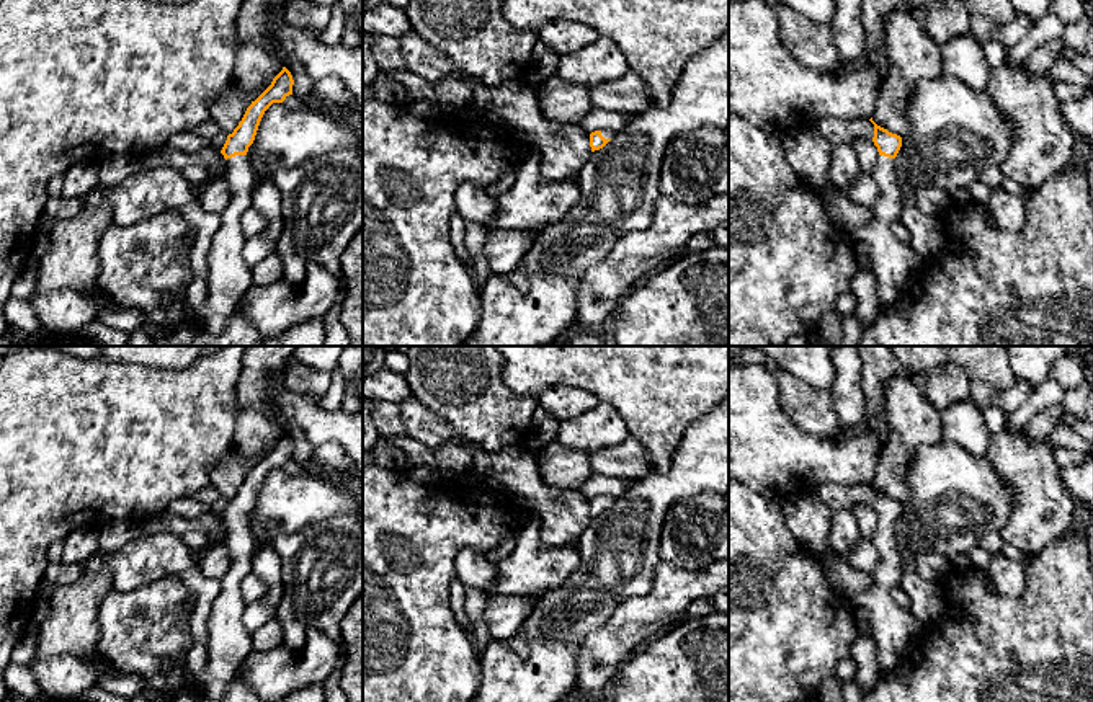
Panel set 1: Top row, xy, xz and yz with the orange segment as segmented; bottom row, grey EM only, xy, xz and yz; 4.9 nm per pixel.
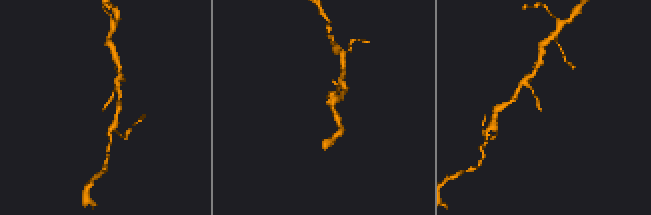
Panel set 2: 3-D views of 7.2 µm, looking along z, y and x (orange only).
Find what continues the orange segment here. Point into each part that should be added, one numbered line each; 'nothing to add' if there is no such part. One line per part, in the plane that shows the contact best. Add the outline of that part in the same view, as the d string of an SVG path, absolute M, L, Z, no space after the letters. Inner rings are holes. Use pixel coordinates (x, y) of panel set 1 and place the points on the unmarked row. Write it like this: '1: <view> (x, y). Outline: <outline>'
1: xy (229, 640). Outline: M247 521L227 524L225 534L224 547L230 555L230 566L221 578L222 589L207 620L207 664L196 676L196 689L211 700L225 695L240 663L253 650L252 632L242 622L247 606L242 598L242 581L252 573L255 539Z

